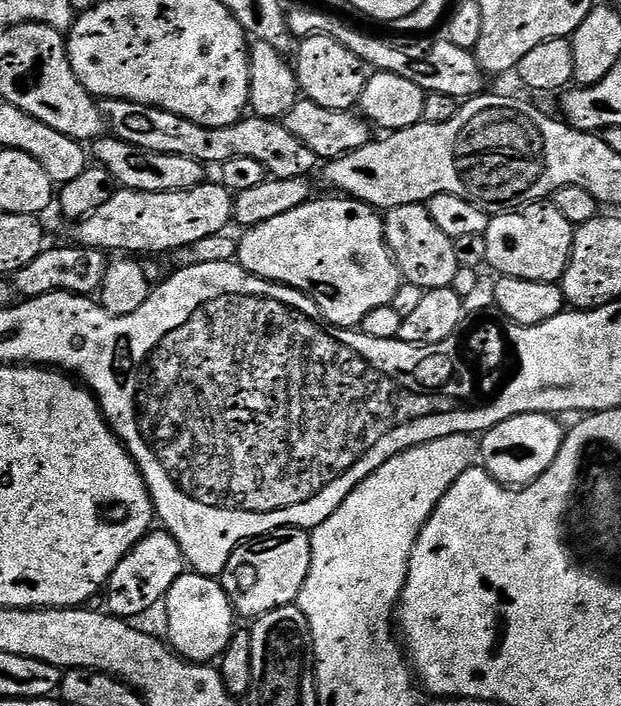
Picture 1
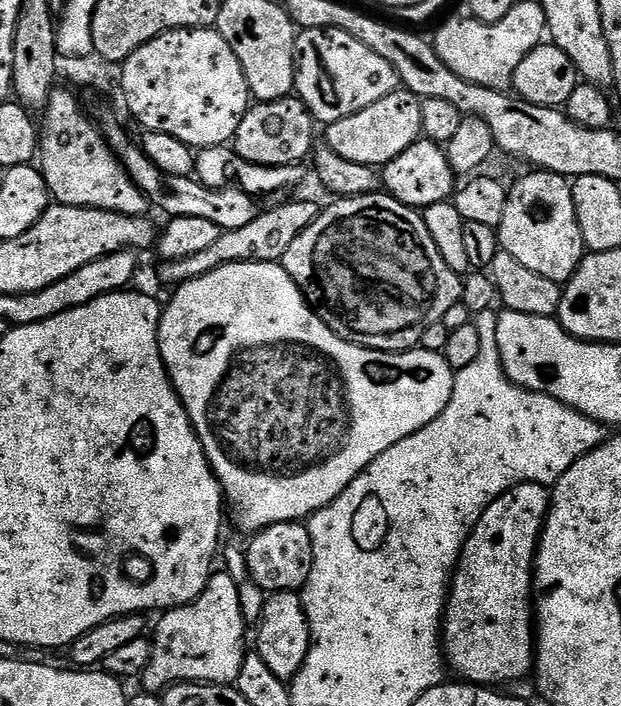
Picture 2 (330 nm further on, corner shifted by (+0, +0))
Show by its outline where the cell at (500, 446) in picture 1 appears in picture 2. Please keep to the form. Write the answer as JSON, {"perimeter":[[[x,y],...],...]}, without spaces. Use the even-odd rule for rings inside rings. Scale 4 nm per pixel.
{"perimeter":[[[519,484],[502,494],[482,514],[482,518],[474,526],[470,538],[460,551],[460,560],[456,564],[456,571],[452,573],[452,583],[448,589],[448,602],[444,605],[444,618],[442,621],[442,647],[447,663],[457,672],[461,681],[477,686],[500,686],[496,684],[511,685],[513,680],[523,680],[534,668],[534,565],[536,553],[540,546],[540,534],[544,530],[544,519],[548,517],[550,507],[550,492],[543,484]]]}

